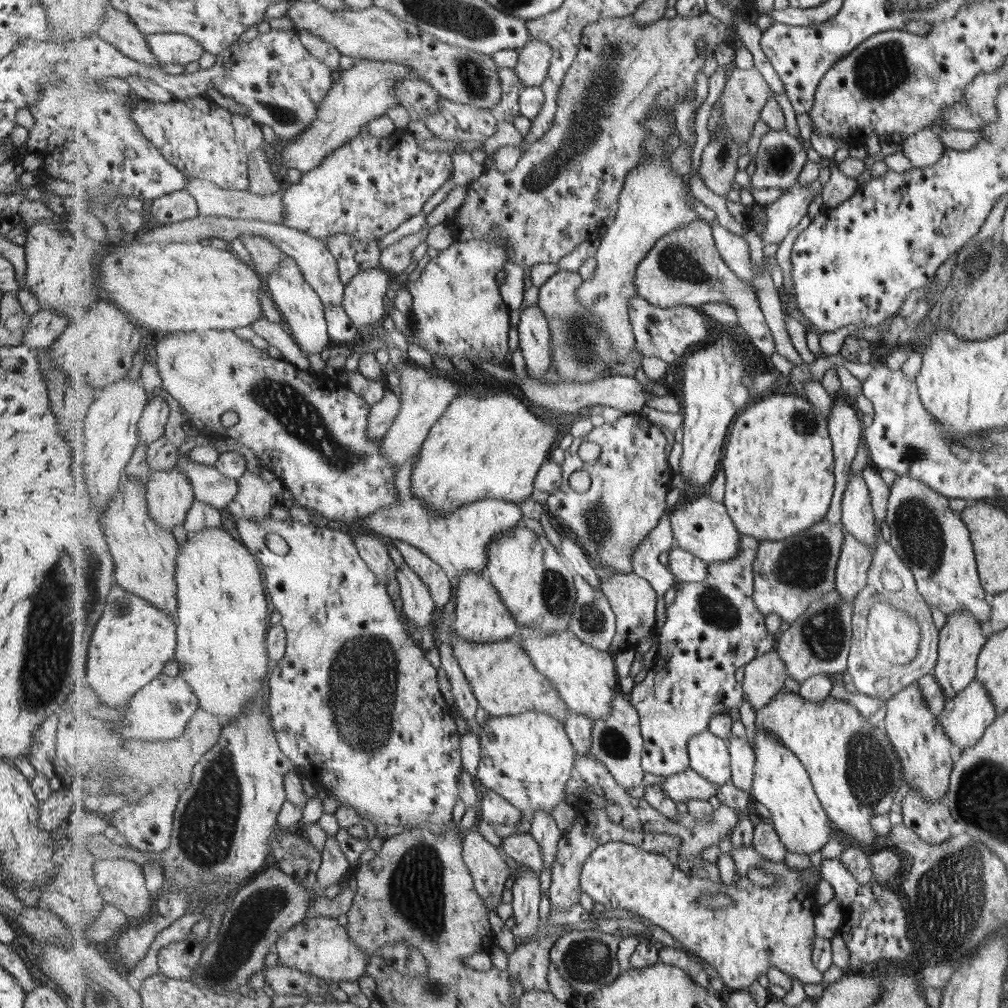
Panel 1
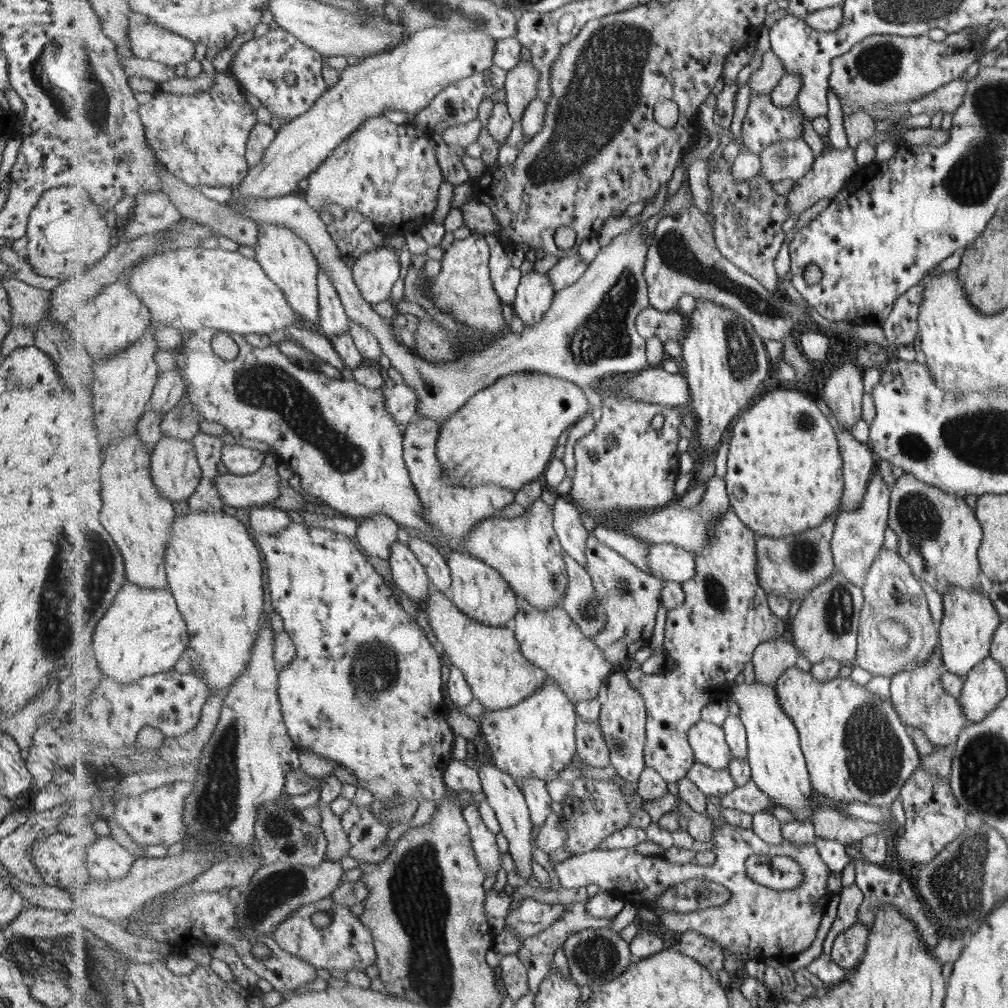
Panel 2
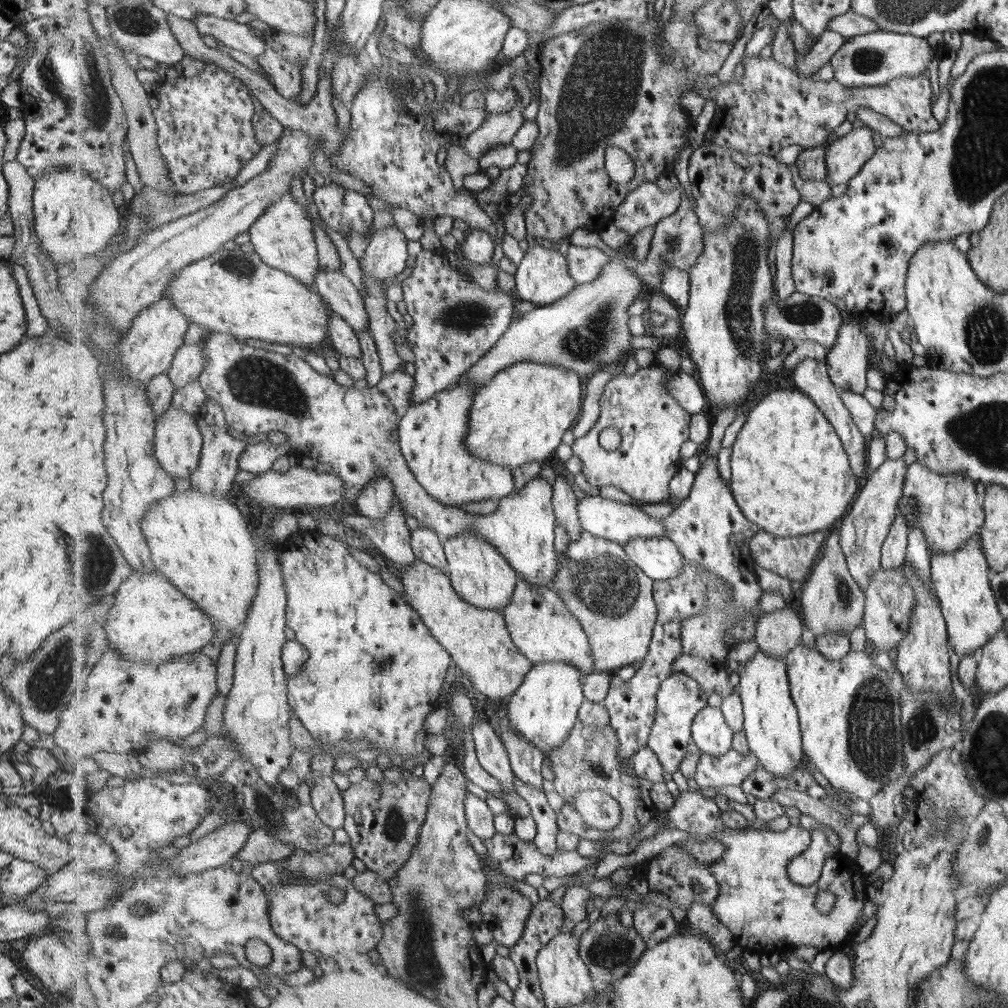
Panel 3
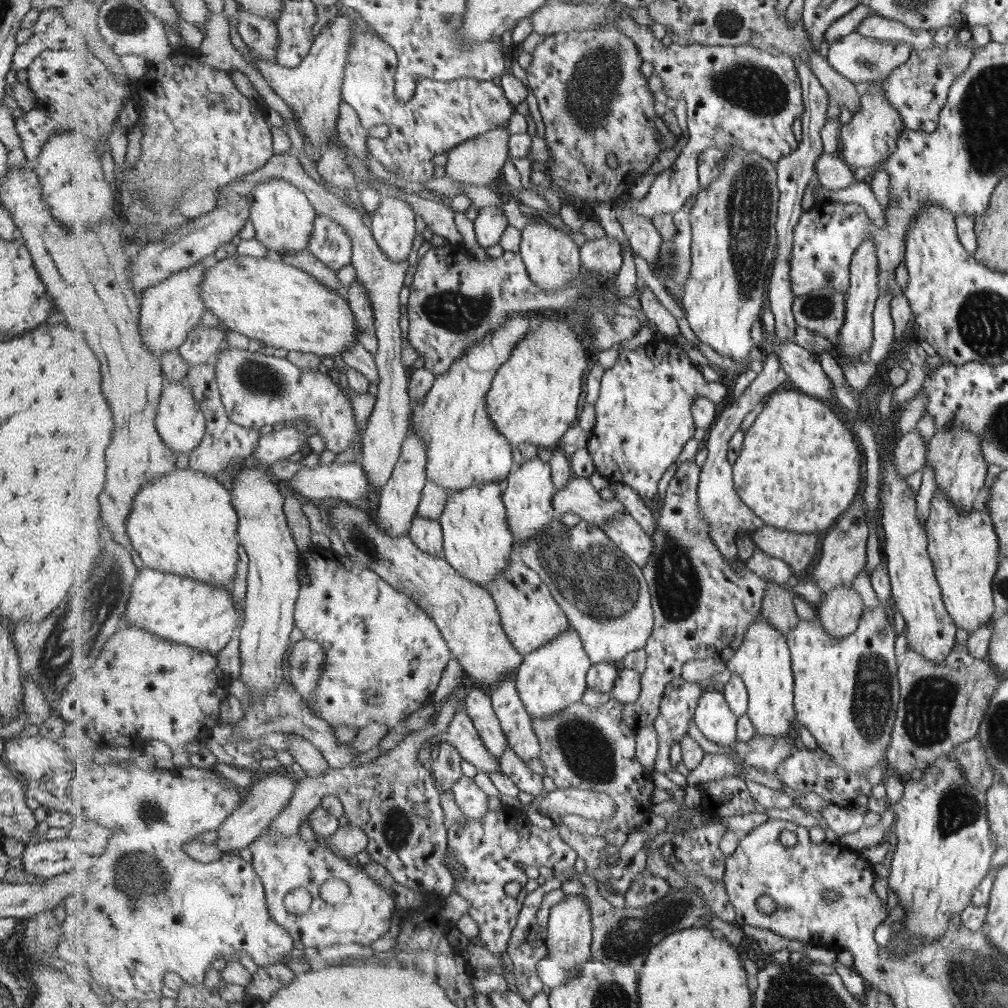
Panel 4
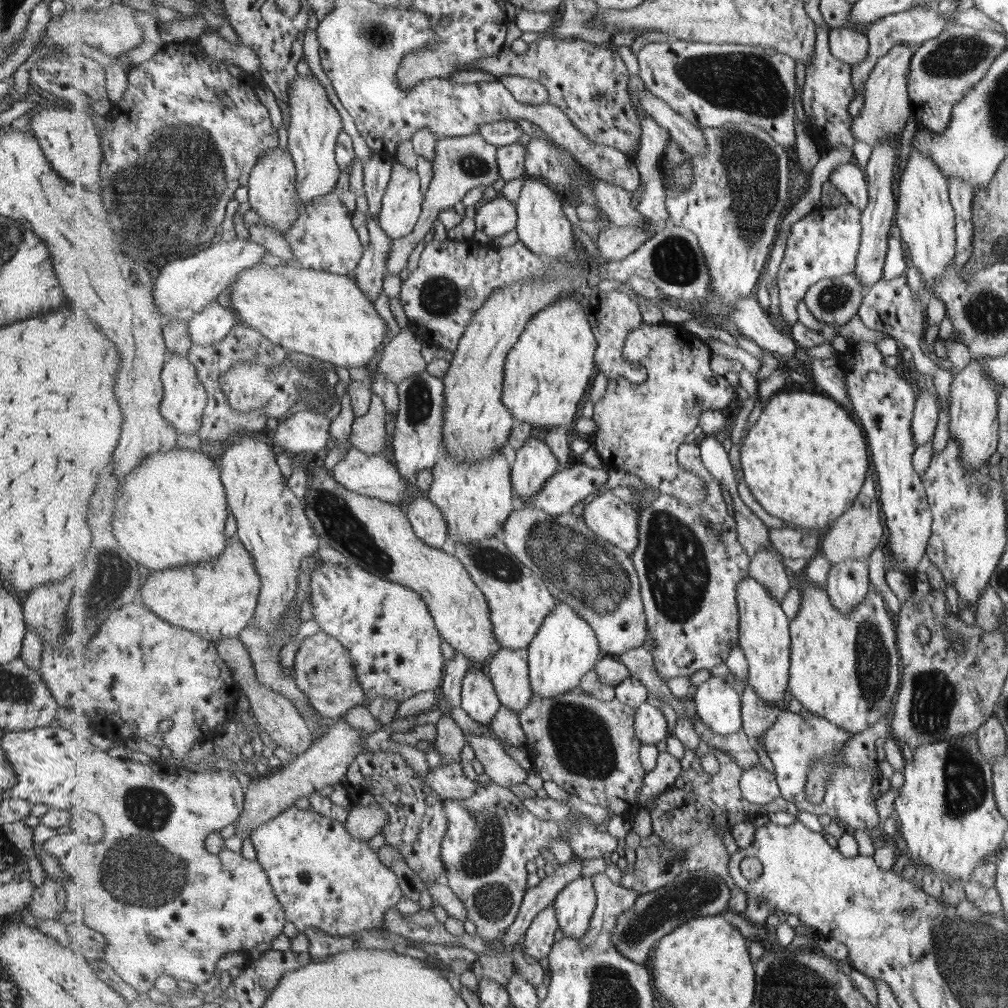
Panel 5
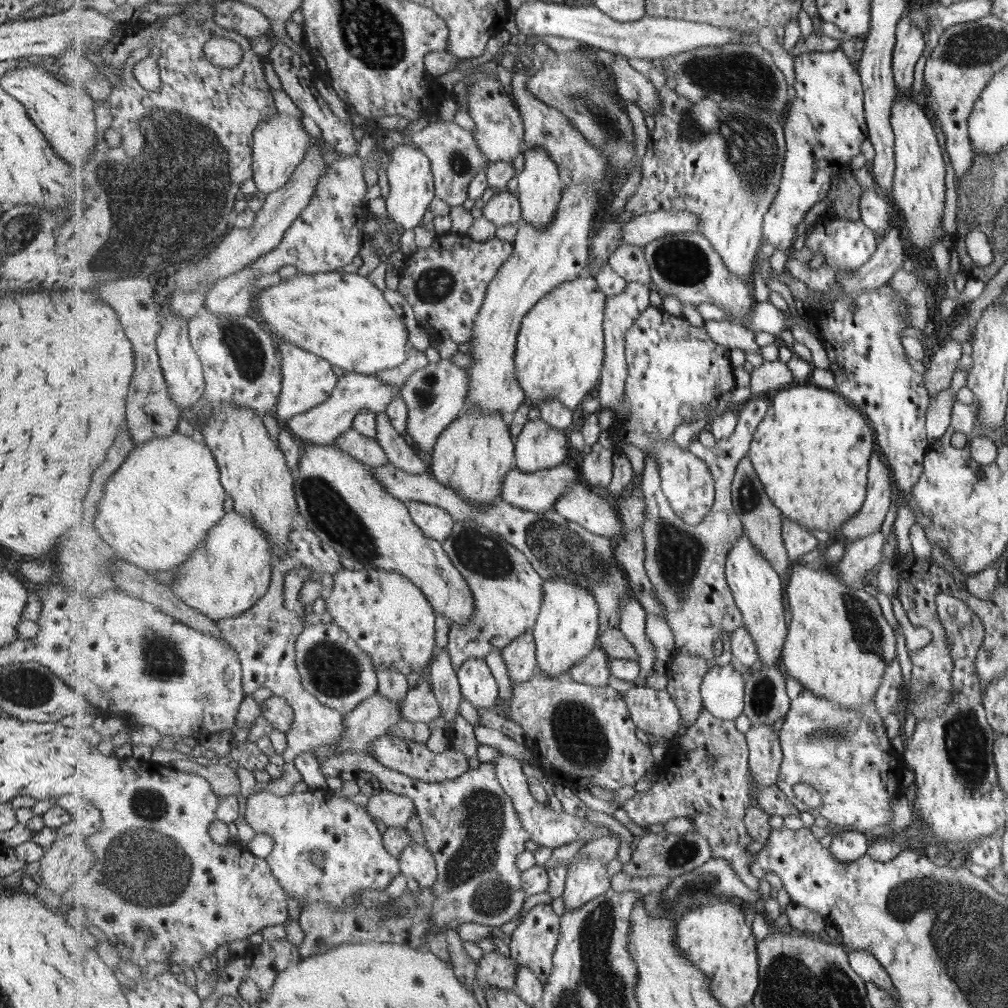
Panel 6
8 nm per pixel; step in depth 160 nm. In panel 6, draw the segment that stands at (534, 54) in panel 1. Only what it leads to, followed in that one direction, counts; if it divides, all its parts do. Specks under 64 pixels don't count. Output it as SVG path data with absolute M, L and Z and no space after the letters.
M455 120L429 123L416 133L413 141L431 160L436 178L436 196L447 202L451 208L461 206L467 200L473 179L481 171L487 172L491 165L485 153L478 147L474 133L463 128Z

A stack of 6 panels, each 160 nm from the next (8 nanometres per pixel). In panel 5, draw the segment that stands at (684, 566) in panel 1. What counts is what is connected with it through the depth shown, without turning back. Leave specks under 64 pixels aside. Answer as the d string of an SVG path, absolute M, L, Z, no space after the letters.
M611 490L600 491L587 503L582 513L587 526L602 539L633 555L640 545L640 512Z

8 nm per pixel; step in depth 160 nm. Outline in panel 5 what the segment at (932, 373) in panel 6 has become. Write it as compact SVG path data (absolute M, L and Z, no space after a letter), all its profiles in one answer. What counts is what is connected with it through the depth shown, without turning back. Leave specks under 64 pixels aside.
M921 392L916 399L916 409L911 423L913 438L918 445L932 440L937 422L936 392Z

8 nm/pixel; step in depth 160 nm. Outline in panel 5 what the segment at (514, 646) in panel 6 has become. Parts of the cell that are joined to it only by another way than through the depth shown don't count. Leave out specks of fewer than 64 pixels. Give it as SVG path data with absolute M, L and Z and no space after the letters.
M501 649L488 666L502 704L519 716L534 697L529 661L528 649Z

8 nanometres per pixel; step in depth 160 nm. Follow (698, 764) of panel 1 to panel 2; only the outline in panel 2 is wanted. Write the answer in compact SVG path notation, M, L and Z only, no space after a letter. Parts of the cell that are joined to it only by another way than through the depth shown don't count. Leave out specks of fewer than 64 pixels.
M700 720L688 732L688 739L696 754L696 760L707 766L723 770L734 759L724 728L714 722Z

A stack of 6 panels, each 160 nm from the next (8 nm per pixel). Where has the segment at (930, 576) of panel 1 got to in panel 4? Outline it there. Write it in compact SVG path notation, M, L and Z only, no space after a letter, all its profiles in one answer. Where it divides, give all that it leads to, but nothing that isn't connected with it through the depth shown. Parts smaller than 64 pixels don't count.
M945 426L943 430L935 431L933 437L926 443L925 458L924 466L926 463L933 466L935 490L941 490L962 515L973 509L973 502L983 488L983 479L988 466L982 454L979 438L965 430Z

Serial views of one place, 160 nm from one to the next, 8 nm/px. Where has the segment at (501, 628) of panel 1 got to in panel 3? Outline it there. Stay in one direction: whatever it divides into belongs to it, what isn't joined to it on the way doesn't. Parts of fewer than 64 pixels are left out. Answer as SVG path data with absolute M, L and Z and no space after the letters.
M465 531L453 535L444 543L448 558L448 573L456 591L467 601L481 609L503 612L511 602L517 583L520 581L518 570L505 558L504 554L485 537L475 531Z

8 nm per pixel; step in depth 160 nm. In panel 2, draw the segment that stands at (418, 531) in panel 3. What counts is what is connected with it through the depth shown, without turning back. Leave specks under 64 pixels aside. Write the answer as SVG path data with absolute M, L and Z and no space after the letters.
M413 537L407 543L426 568L433 587L447 594L452 588L452 571L443 551L436 544L423 538Z

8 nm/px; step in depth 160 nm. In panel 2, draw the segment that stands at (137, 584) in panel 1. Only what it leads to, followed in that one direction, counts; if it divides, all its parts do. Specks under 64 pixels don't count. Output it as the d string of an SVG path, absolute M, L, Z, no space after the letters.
M138 432L125 434L121 440L117 440L106 450L106 454L105 464L102 466L104 488L101 494L104 509L102 509L101 520L124 556L127 580L149 589L169 589L165 555L172 535L172 524L176 517L175 506L171 500L163 498L157 490L152 475L152 454L139 438Z

